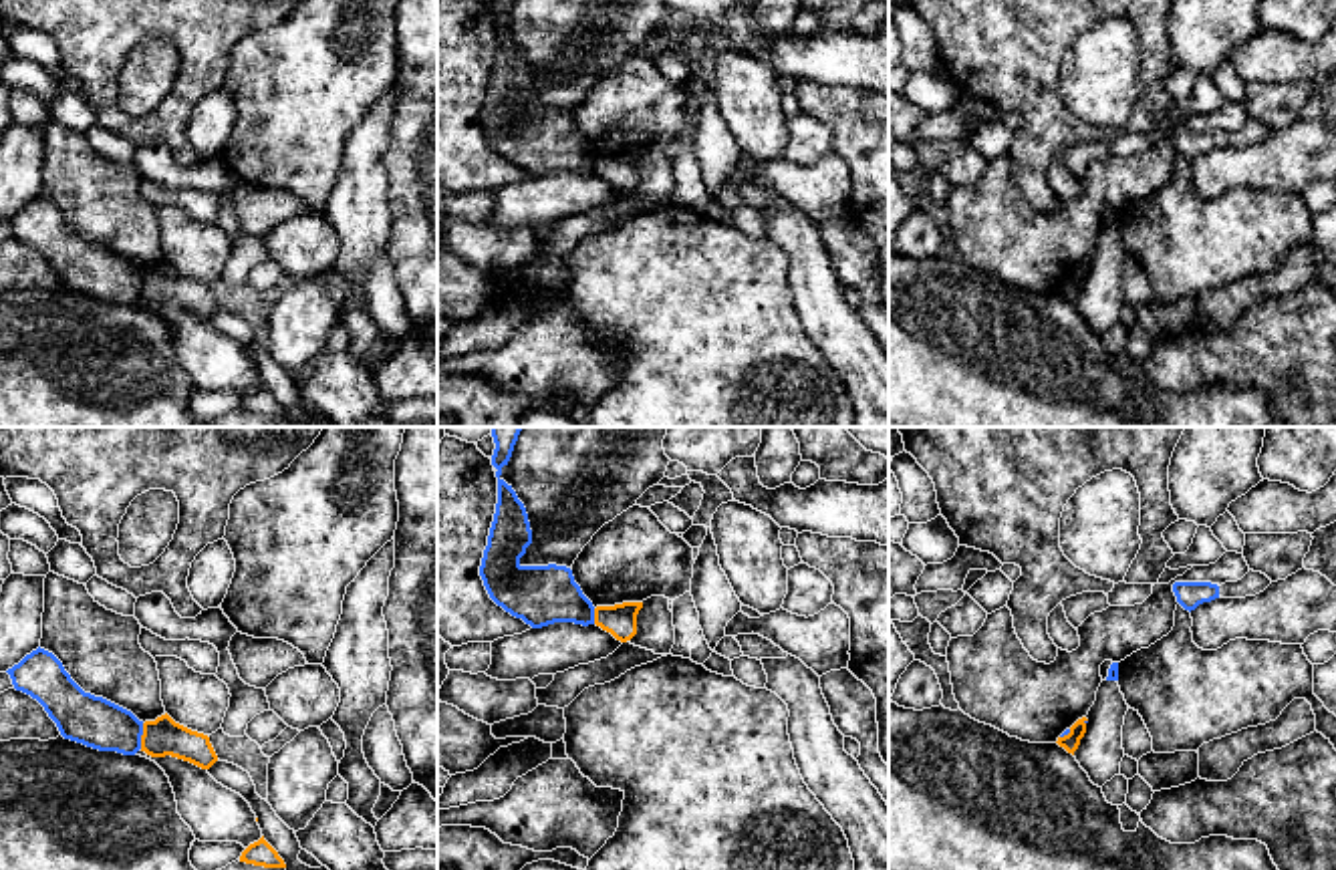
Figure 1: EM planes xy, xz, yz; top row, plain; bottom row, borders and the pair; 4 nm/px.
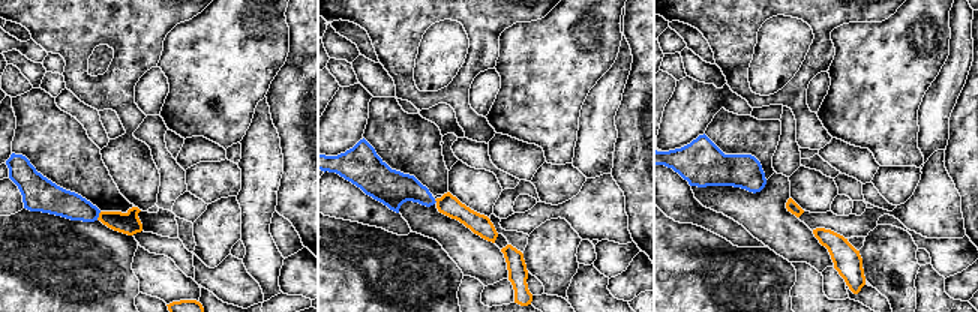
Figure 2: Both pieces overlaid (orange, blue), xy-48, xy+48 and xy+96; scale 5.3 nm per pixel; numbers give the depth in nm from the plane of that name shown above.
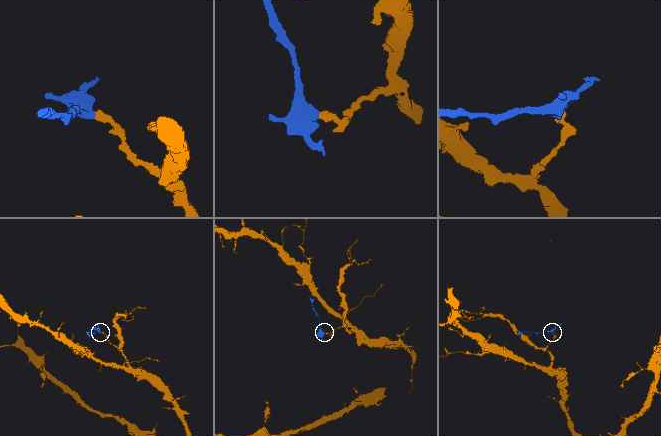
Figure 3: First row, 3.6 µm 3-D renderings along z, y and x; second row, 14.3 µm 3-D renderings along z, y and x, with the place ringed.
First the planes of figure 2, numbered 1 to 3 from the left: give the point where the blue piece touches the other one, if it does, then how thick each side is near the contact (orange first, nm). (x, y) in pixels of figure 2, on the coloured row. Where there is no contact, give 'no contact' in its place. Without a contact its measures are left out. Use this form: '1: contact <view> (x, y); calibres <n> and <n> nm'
1: contact xy-48 (99, 216); calibres 120 and 150 nm
2: no contact
3: no contact

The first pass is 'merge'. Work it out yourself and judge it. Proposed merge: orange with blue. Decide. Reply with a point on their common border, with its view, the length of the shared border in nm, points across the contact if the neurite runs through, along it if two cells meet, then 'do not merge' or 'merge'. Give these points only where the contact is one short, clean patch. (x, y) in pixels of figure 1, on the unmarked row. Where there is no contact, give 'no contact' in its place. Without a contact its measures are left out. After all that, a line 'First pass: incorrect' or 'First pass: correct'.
contact xy (142, 284); length 110 nm; border xy (144, 272), (140, 297); do not merge
First pass: incorrect

